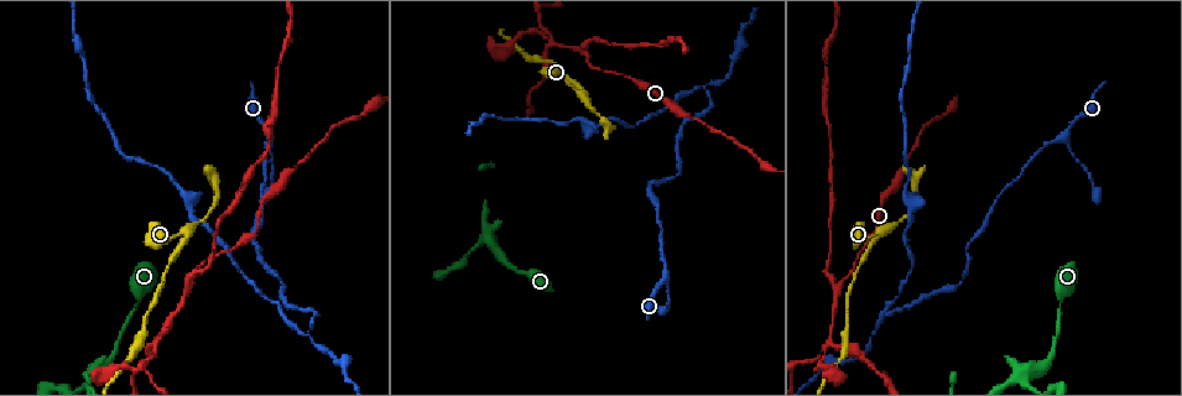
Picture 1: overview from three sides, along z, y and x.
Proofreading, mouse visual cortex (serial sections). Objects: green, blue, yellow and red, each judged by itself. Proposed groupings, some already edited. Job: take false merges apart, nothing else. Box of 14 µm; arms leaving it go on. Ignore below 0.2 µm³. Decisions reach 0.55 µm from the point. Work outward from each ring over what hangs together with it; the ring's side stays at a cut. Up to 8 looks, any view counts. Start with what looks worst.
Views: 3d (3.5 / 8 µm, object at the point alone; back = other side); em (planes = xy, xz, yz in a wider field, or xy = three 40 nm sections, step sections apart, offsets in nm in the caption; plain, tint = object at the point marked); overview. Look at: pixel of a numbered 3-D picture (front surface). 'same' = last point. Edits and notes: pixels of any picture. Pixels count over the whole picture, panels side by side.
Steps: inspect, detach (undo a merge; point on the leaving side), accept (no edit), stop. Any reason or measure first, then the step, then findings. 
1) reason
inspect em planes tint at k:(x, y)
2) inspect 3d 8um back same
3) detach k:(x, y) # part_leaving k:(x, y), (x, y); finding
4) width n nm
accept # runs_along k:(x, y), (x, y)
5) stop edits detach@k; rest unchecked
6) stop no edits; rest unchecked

sudden change in width
inspect 3d 3.5um at 1:(191, 283)

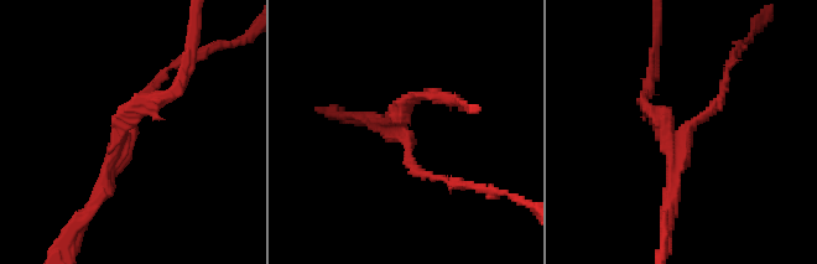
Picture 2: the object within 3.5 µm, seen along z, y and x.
arms 3; arm_widths 150, 150, 200 nm
inspect em xy step 3 tint at 2:(682, 140)

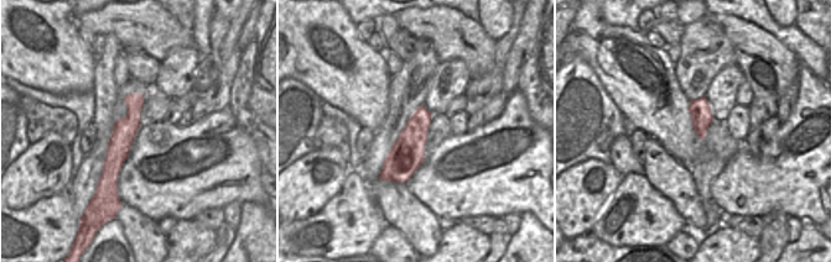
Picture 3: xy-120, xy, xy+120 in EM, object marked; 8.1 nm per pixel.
detach 2:(142, 110) # a second cell is stuck on

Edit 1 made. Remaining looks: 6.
redraw
inspect overview

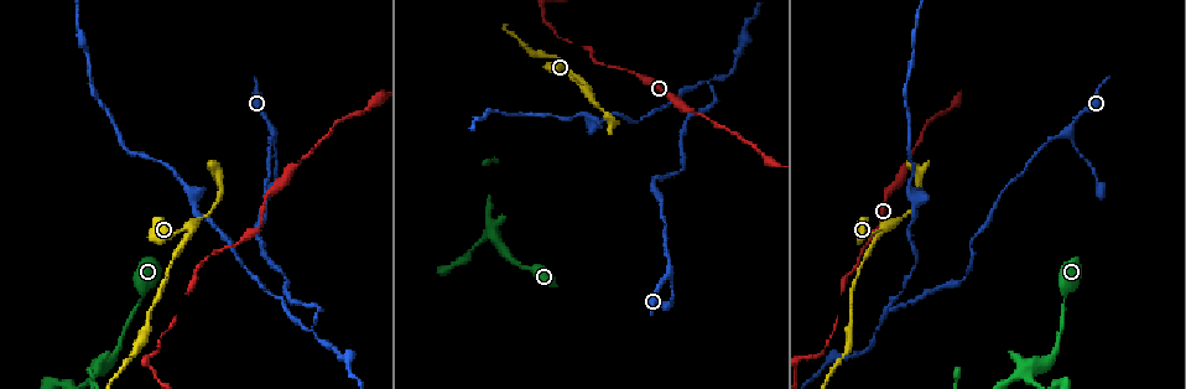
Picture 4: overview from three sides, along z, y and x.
abrupt turn
inspect 3d 8um at 4:(882, 227)

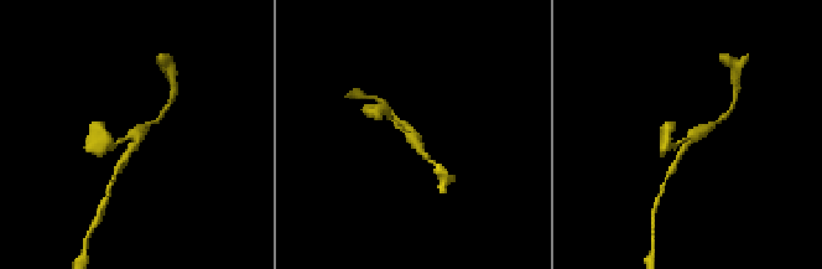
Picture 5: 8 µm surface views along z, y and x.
shape alone is not enough
inspect em xy step 2 tint at 5:(412, 137)

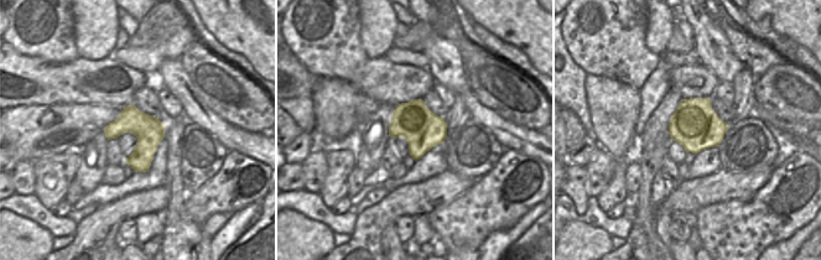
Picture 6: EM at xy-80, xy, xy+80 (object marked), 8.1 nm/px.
accept # one cell here

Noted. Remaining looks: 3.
stop edits detach@2; rest unchecked

